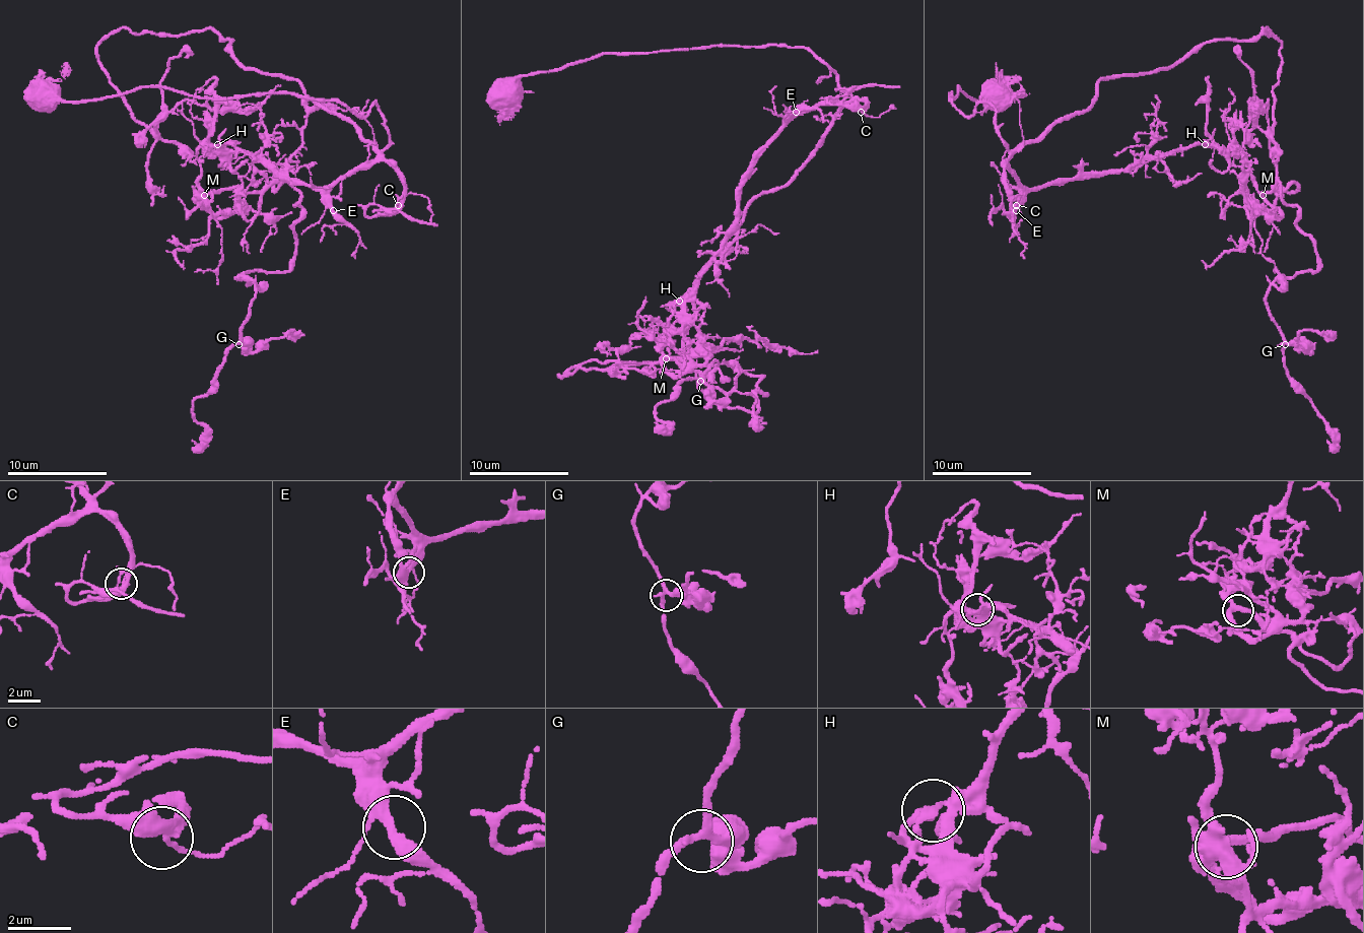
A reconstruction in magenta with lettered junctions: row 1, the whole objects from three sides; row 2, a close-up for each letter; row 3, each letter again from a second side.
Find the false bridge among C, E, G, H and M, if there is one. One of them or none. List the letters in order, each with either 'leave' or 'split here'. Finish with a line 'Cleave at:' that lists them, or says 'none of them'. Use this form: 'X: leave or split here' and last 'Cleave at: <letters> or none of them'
C: leave
E: leave
G: leave
H: split here
M: leave
Cleave at: H

